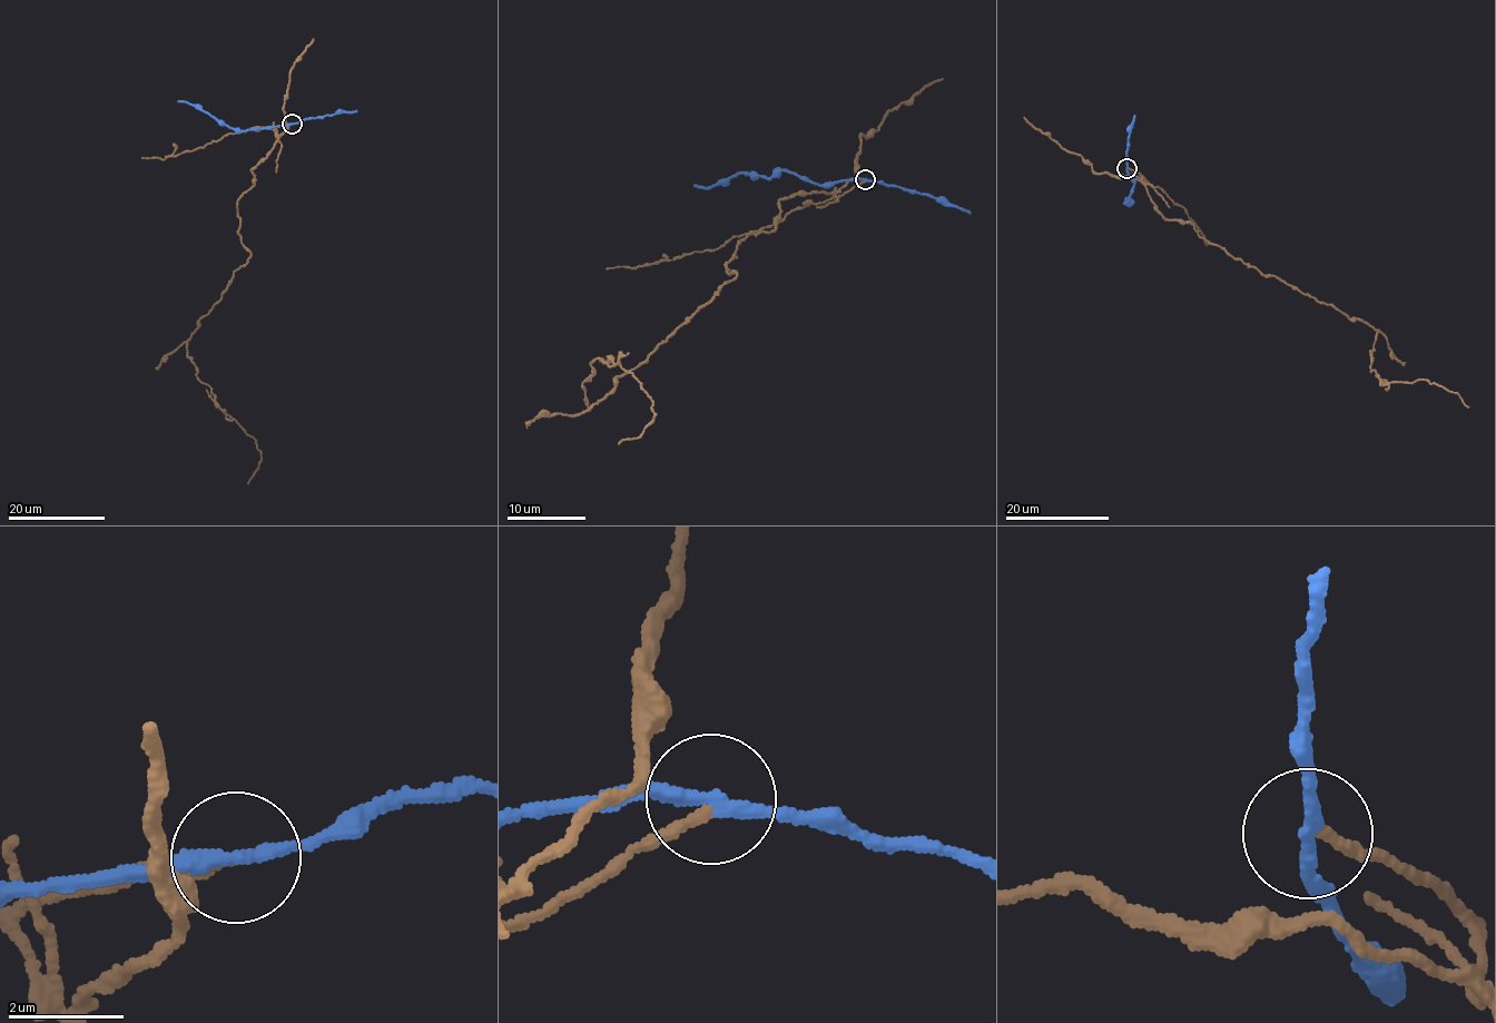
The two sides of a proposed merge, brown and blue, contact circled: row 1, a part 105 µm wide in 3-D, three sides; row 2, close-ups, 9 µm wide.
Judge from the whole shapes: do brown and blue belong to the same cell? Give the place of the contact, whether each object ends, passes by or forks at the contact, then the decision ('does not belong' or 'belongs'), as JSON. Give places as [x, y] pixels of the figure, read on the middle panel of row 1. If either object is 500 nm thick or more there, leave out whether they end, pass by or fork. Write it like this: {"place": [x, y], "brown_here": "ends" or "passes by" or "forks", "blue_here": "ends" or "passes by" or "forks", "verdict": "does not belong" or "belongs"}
{"place": [865, 179], "brown_here": "ends", "blue_here": "passes by", "verdict": "does not belong"}

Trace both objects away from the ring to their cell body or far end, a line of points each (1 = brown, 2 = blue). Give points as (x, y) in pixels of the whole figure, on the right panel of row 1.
1: (1127, 168), (1167, 219), (1189, 222), (1262, 274), (1369, 324), (1370, 371), (1381, 379), (1426, 380), (1468, 407)
2: (1127, 168), (1134, 184), (1130, 196), (1130, 204), (1132, 203), (1124, 203), (1129, 200), (1125, 205)

